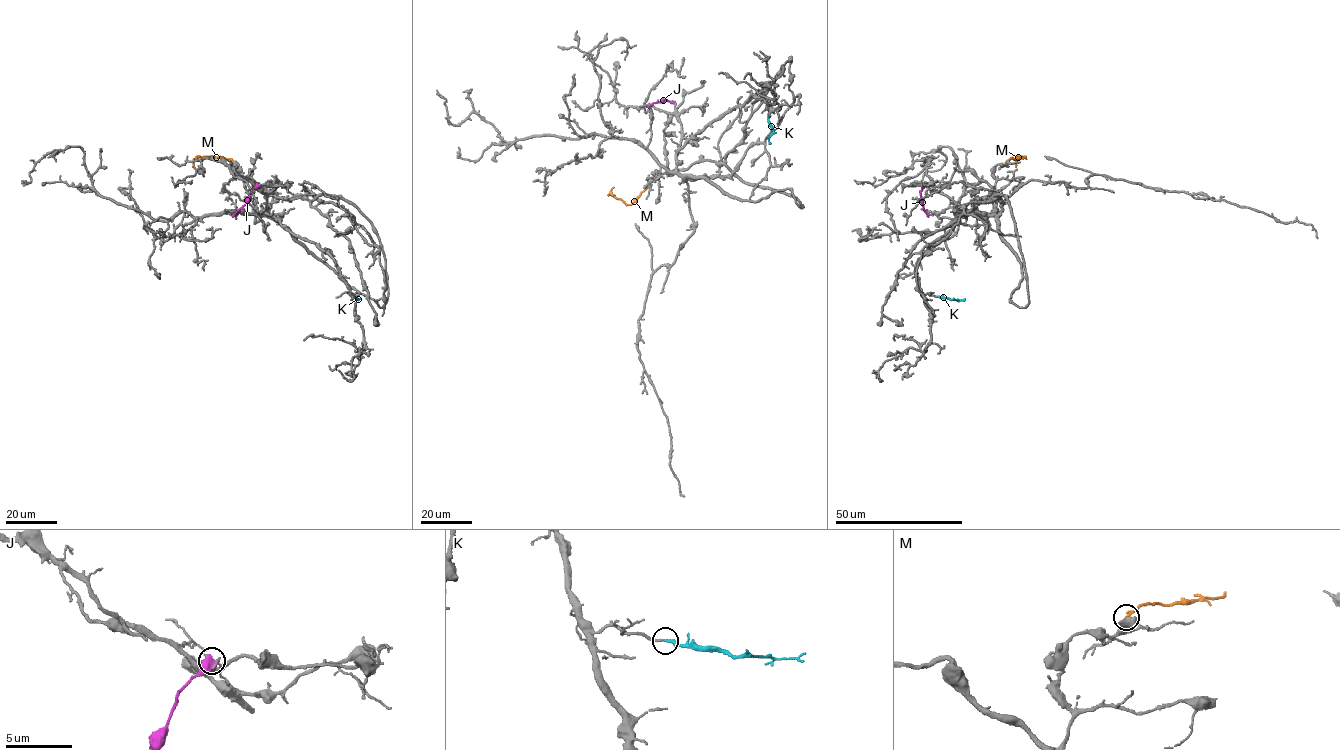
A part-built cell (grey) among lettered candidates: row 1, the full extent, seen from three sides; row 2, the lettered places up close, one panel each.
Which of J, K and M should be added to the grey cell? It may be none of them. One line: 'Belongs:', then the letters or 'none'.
Belongs: K

